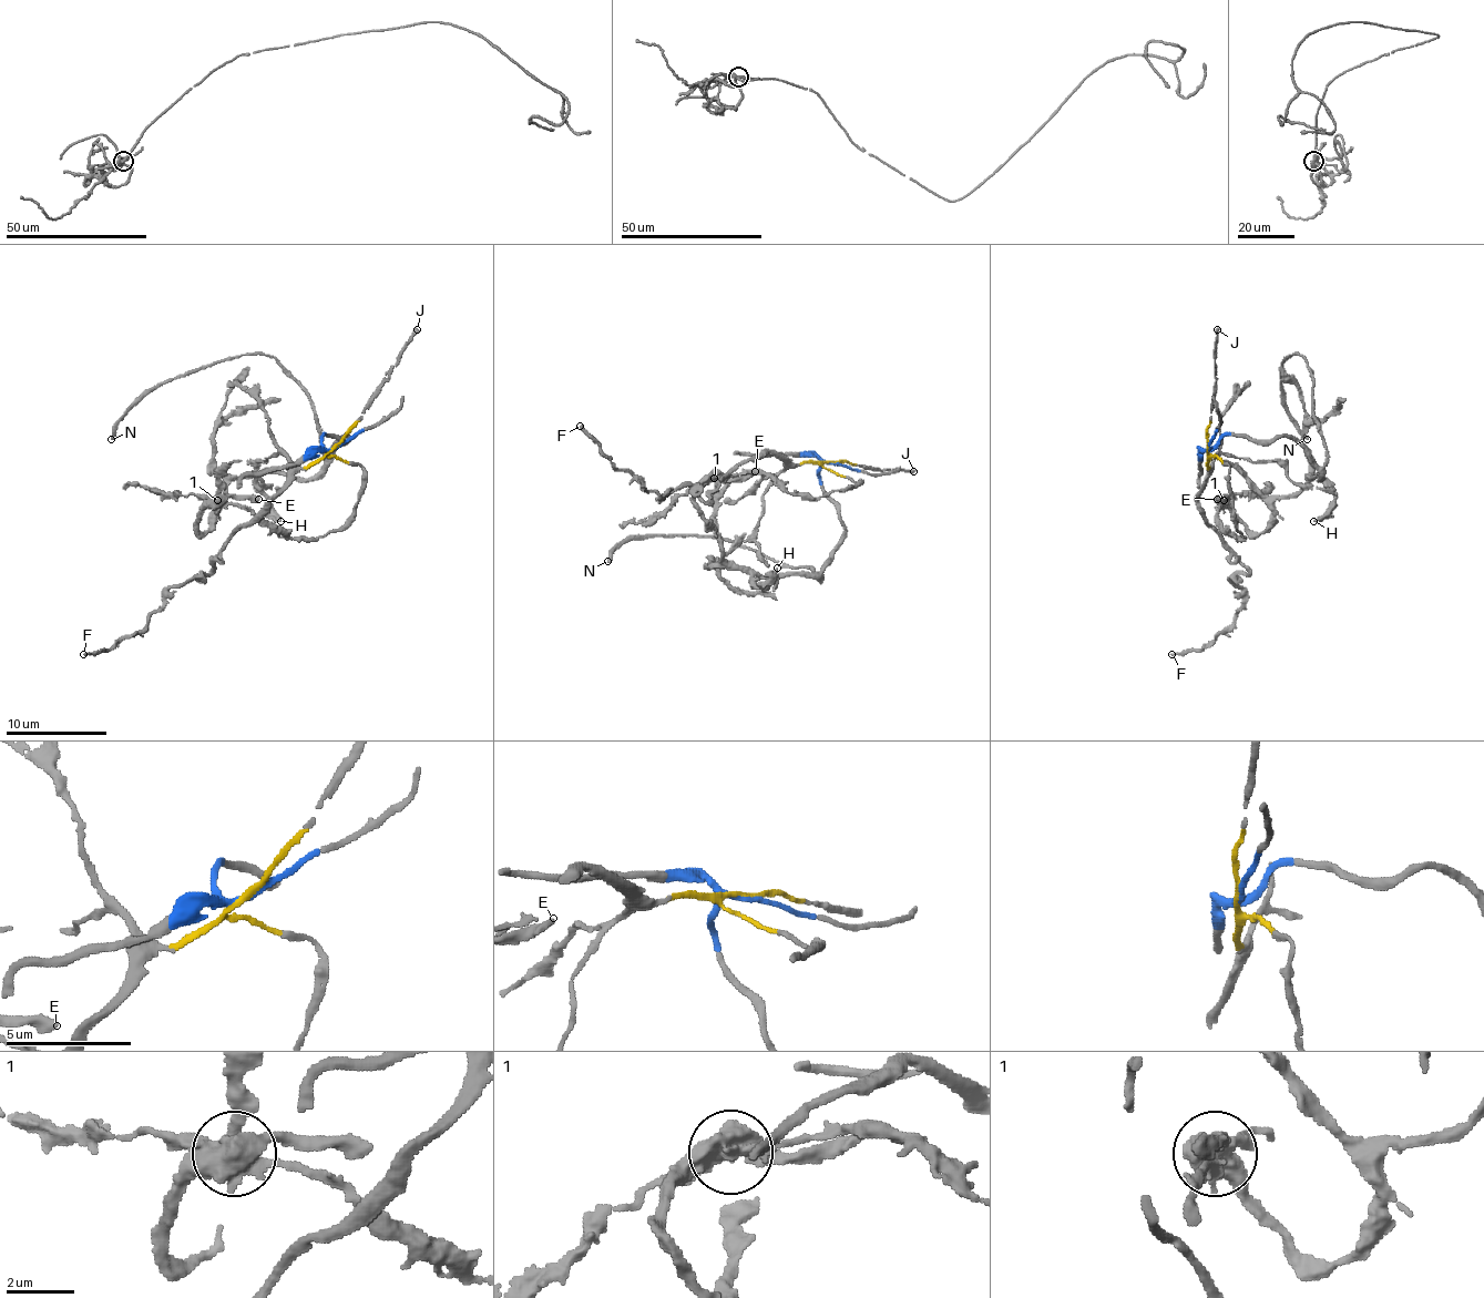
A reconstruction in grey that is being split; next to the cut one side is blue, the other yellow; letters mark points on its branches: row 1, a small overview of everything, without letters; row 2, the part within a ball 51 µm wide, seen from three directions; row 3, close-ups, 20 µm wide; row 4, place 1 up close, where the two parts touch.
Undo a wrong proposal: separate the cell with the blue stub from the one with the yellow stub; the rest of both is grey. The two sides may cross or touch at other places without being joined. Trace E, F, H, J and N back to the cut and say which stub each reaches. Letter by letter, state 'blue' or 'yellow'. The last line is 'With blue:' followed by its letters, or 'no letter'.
E: blue
F: yellow
H: blue
J: yellow
N: blue
With blue: E, H, N

